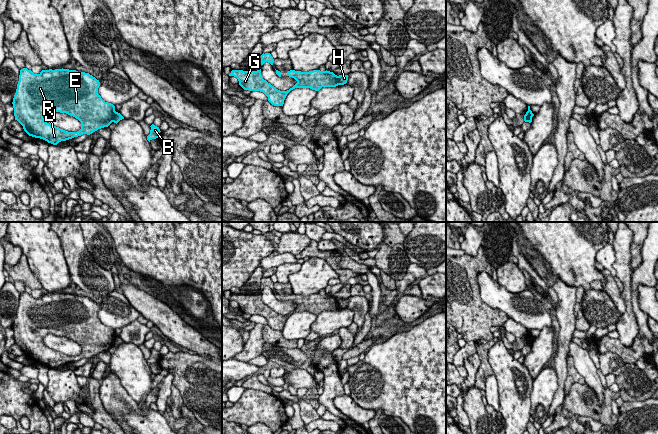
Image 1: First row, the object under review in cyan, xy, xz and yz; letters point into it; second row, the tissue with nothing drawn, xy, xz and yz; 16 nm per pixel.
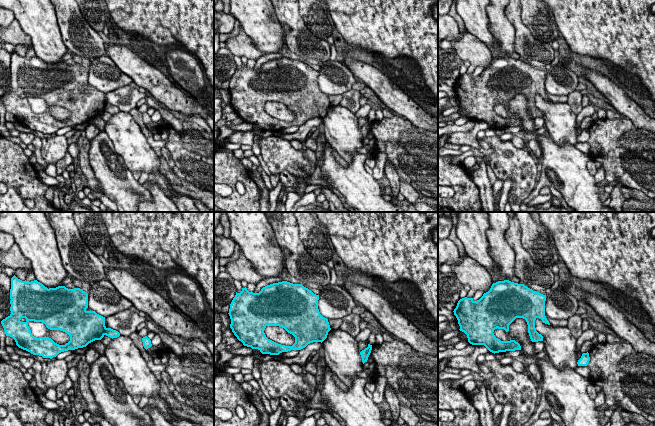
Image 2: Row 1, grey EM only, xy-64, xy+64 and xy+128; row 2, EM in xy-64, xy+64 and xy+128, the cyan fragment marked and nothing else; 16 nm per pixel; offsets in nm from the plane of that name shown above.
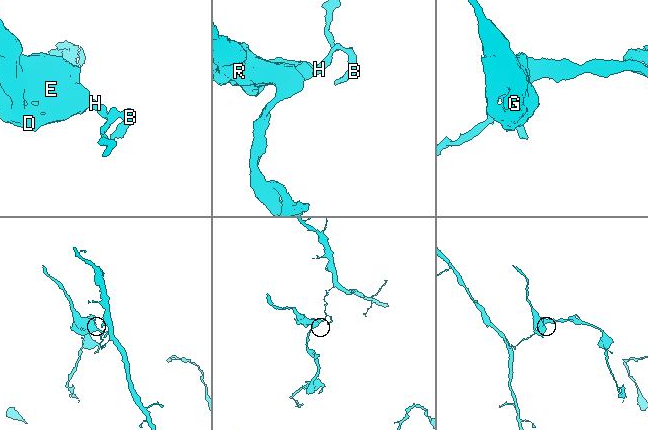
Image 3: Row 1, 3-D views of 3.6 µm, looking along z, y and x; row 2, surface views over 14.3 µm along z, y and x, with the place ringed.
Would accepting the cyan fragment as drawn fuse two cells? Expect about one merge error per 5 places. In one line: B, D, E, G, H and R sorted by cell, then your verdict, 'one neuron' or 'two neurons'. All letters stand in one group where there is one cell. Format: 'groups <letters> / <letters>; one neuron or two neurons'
groups B H / D E G R; two neurons

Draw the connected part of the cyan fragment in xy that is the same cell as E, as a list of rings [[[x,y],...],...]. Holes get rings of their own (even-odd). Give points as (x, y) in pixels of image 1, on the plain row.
[[[23,292],[20,294],[12,326],[15,344],[23,350],[29,360],[43,363],[53,369],[83,358],[90,359],[98,353],[108,351],[113,346],[116,336],[115,330],[105,326],[98,318],[99,310],[99,304],[85,296],[62,292],[42,294],[39,298],[34,298],[31,294]],[[49,333],[75,341],[81,346],[81,353],[68,356],[47,347],[43,338]]]

